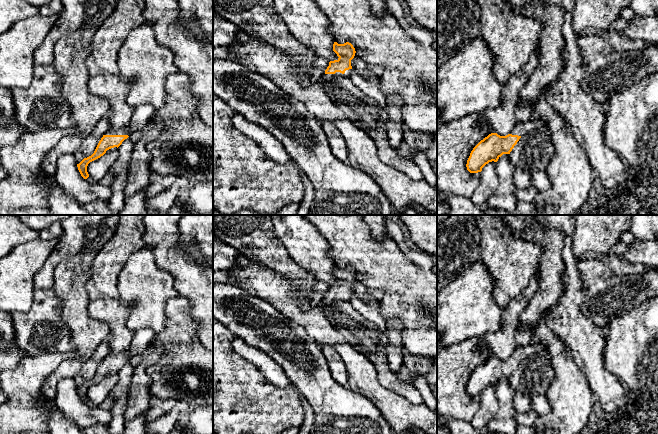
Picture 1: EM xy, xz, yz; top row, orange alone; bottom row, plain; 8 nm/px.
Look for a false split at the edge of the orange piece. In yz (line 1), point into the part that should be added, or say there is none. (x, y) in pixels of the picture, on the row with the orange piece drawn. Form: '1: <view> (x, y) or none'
1: yz (521, 128)

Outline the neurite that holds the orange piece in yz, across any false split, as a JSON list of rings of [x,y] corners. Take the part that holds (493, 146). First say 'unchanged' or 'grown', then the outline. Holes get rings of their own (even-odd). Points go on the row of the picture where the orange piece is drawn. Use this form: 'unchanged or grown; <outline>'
grown; [[[530,119],[515,125],[511,134],[500,136],[491,133],[481,140],[471,151],[467,160],[467,170],[470,173],[478,173],[489,162],[497,162],[503,154],[510,154],[519,139],[528,131],[544,125],[542,120]]]

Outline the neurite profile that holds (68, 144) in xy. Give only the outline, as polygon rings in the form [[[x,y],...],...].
[[[99,0],[95,15],[75,32],[61,37],[54,49],[51,65],[61,76],[61,95],[71,110],[71,119],[79,135],[64,136],[49,151],[41,162],[47,175],[53,177],[58,167],[58,159],[65,154],[73,154],[81,142],[93,131],[96,124],[109,110],[109,103],[89,92],[91,79],[86,60],[91,53],[91,40],[116,7],[117,0]]]

